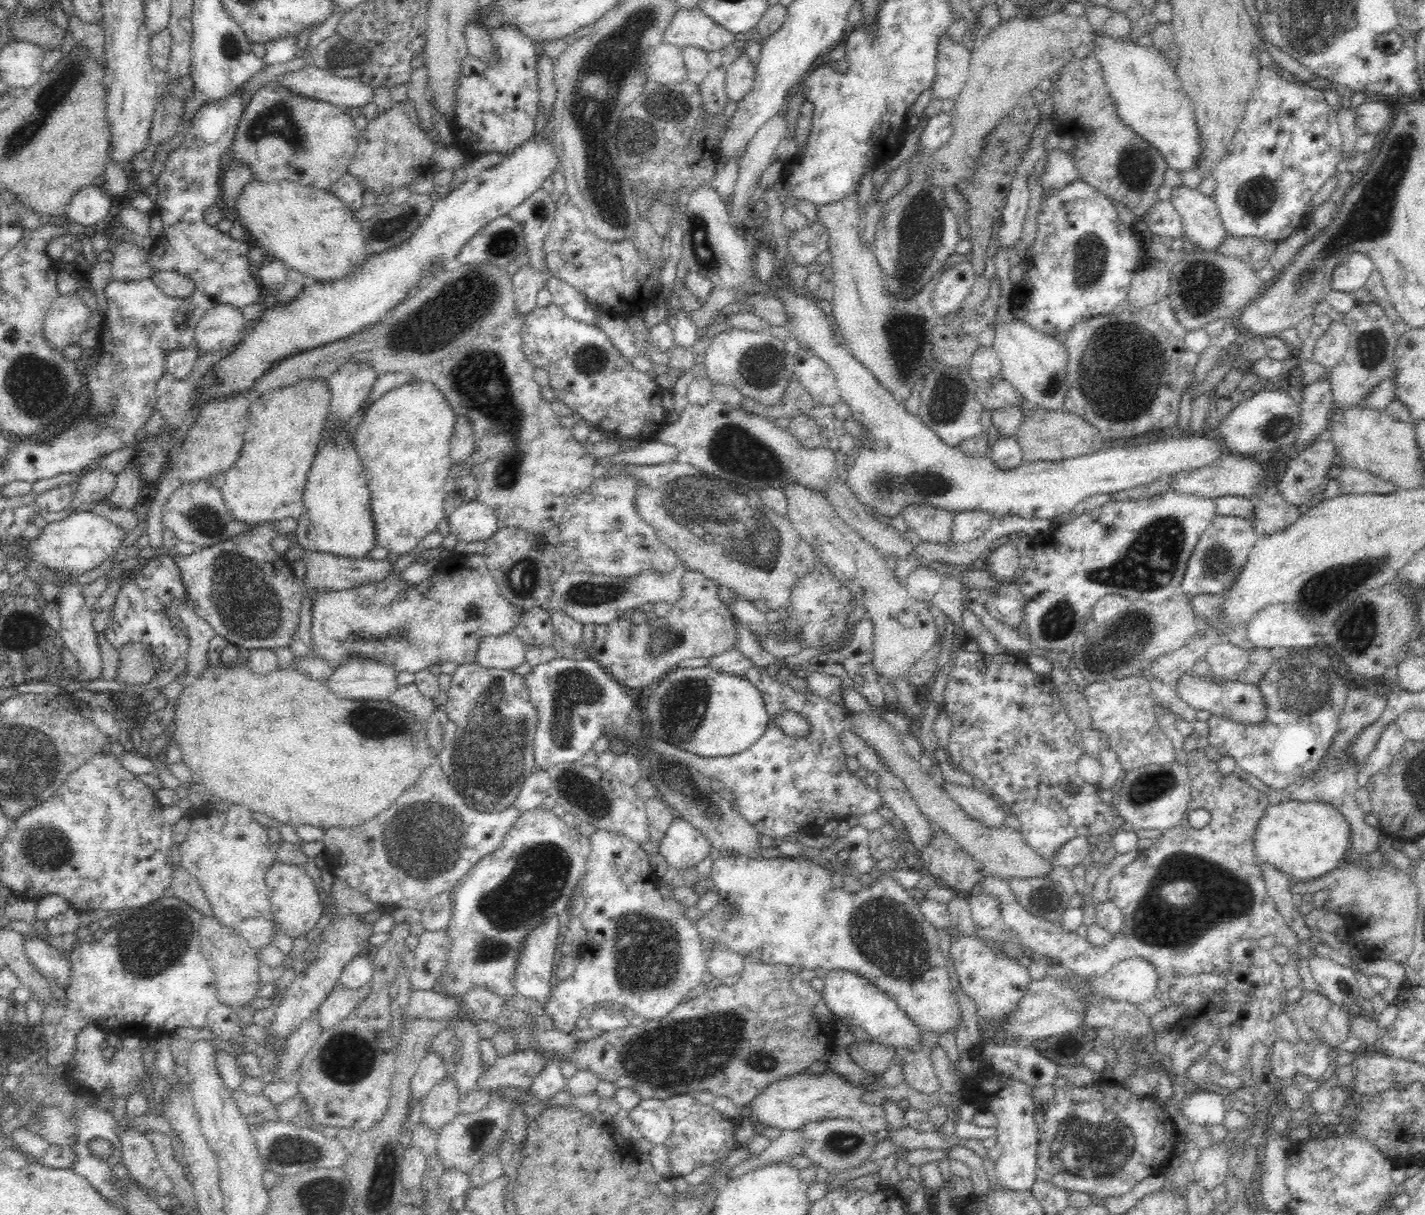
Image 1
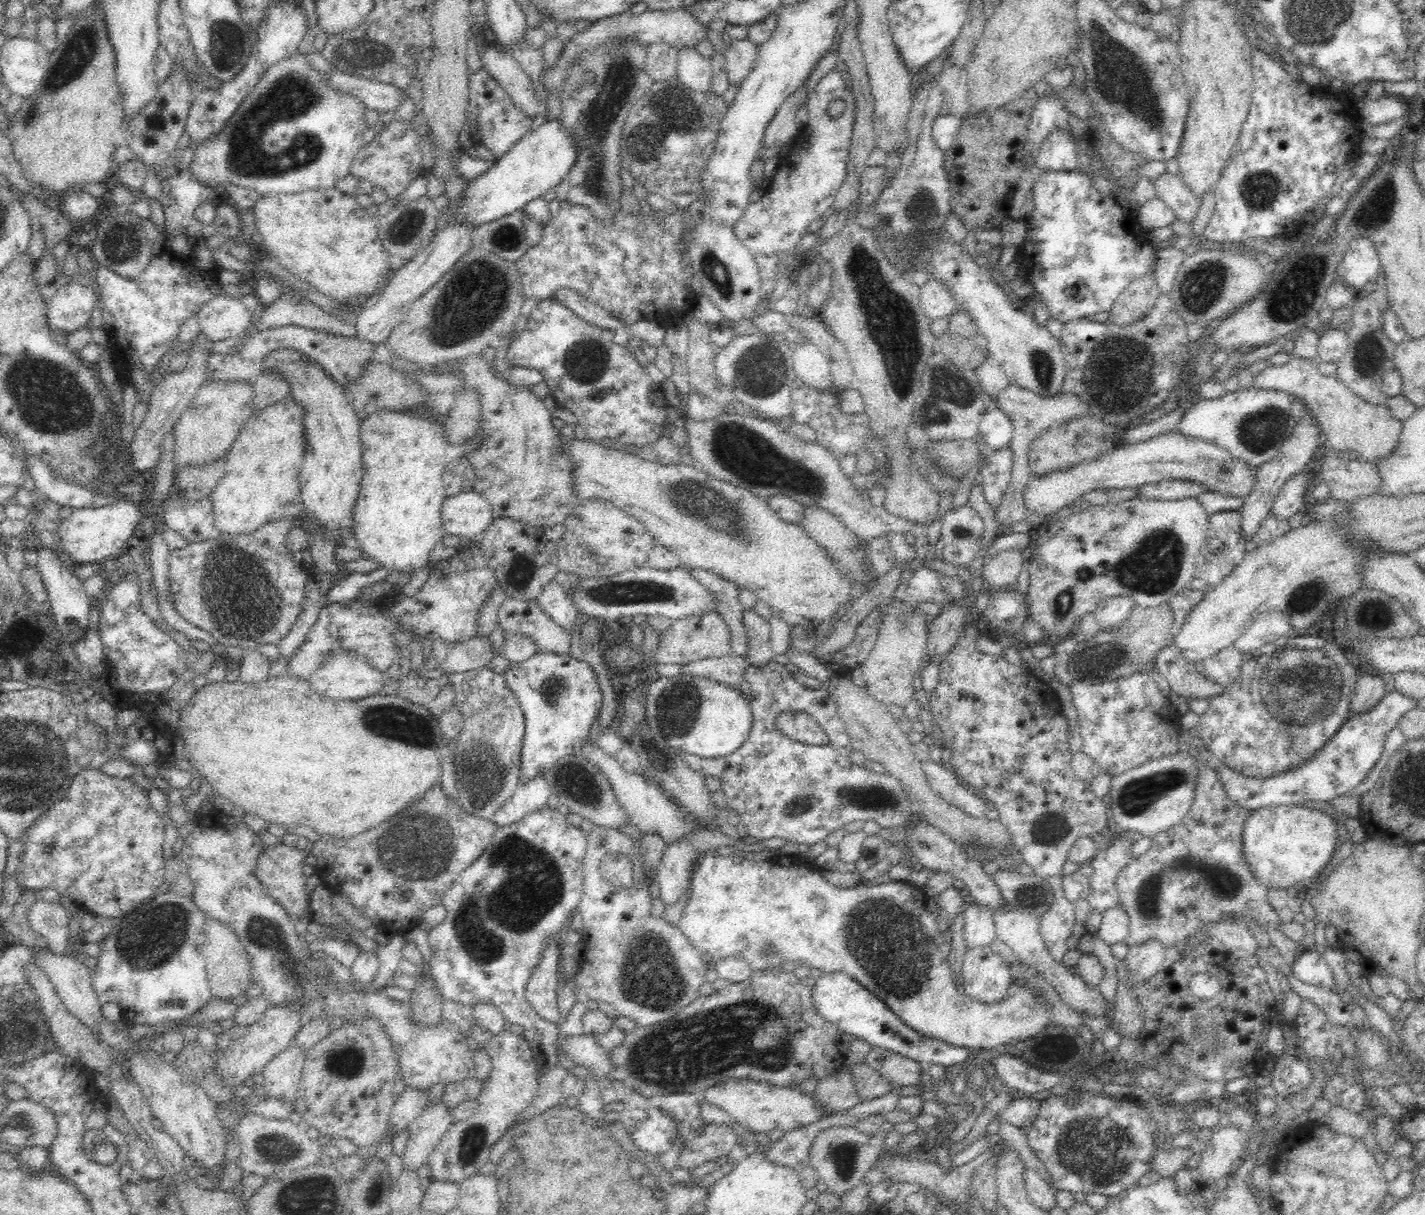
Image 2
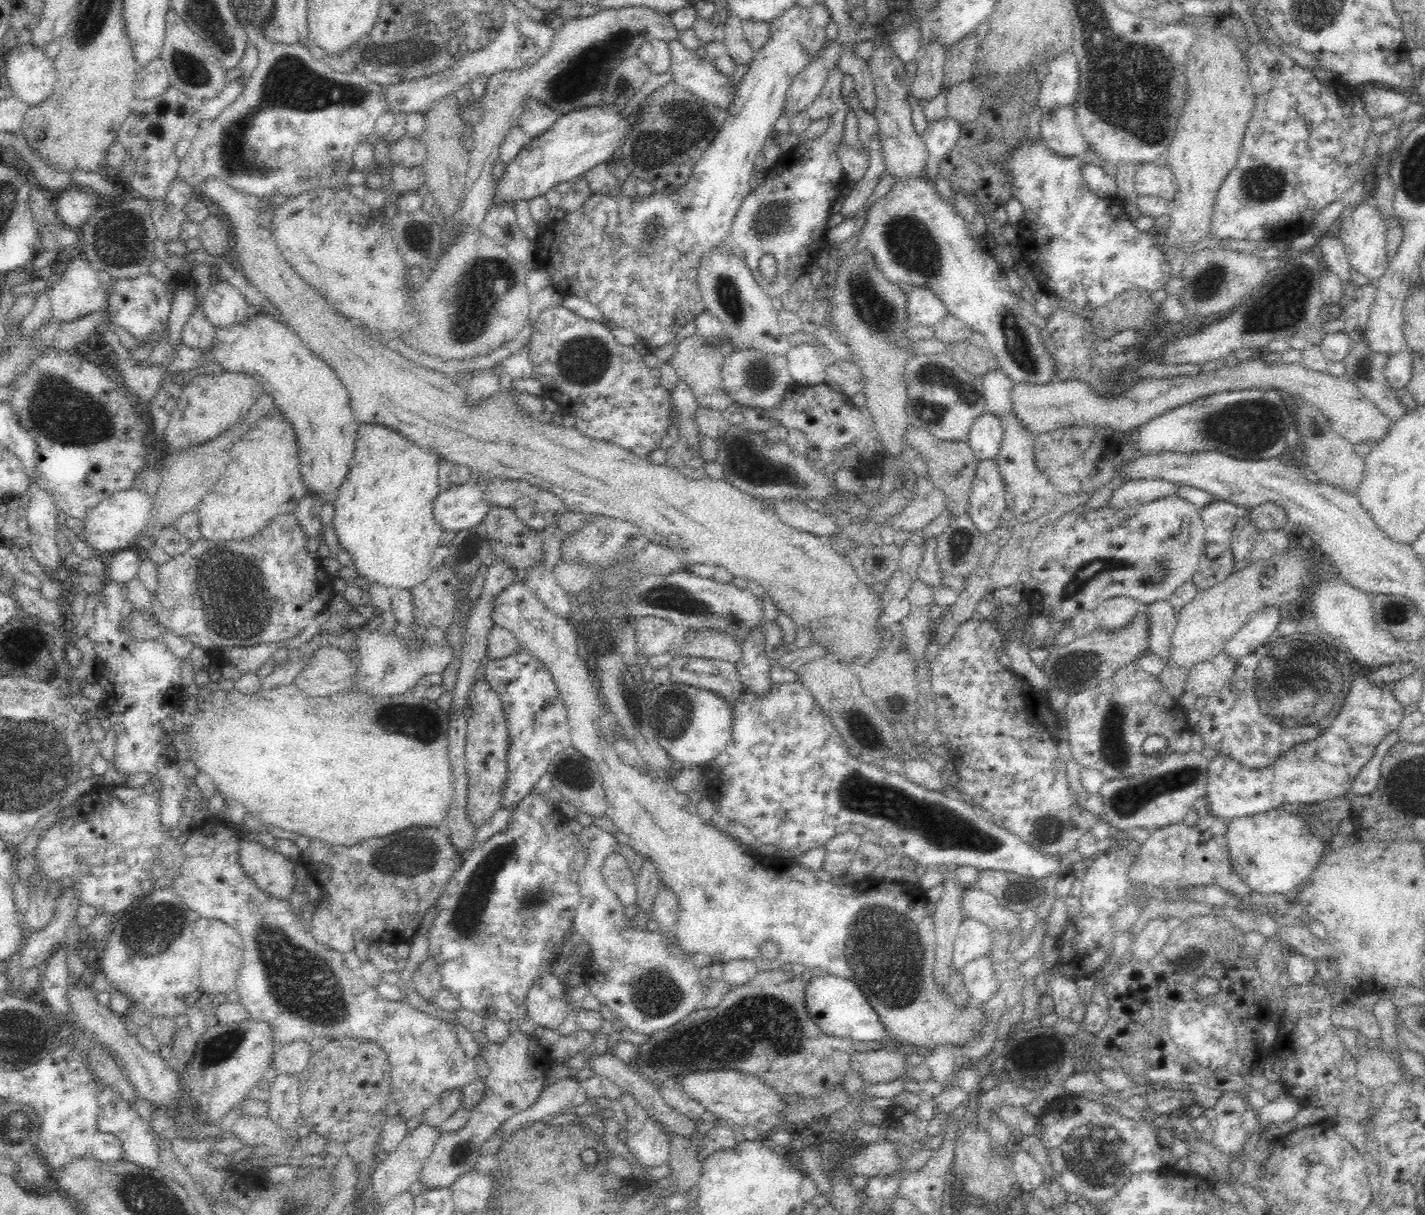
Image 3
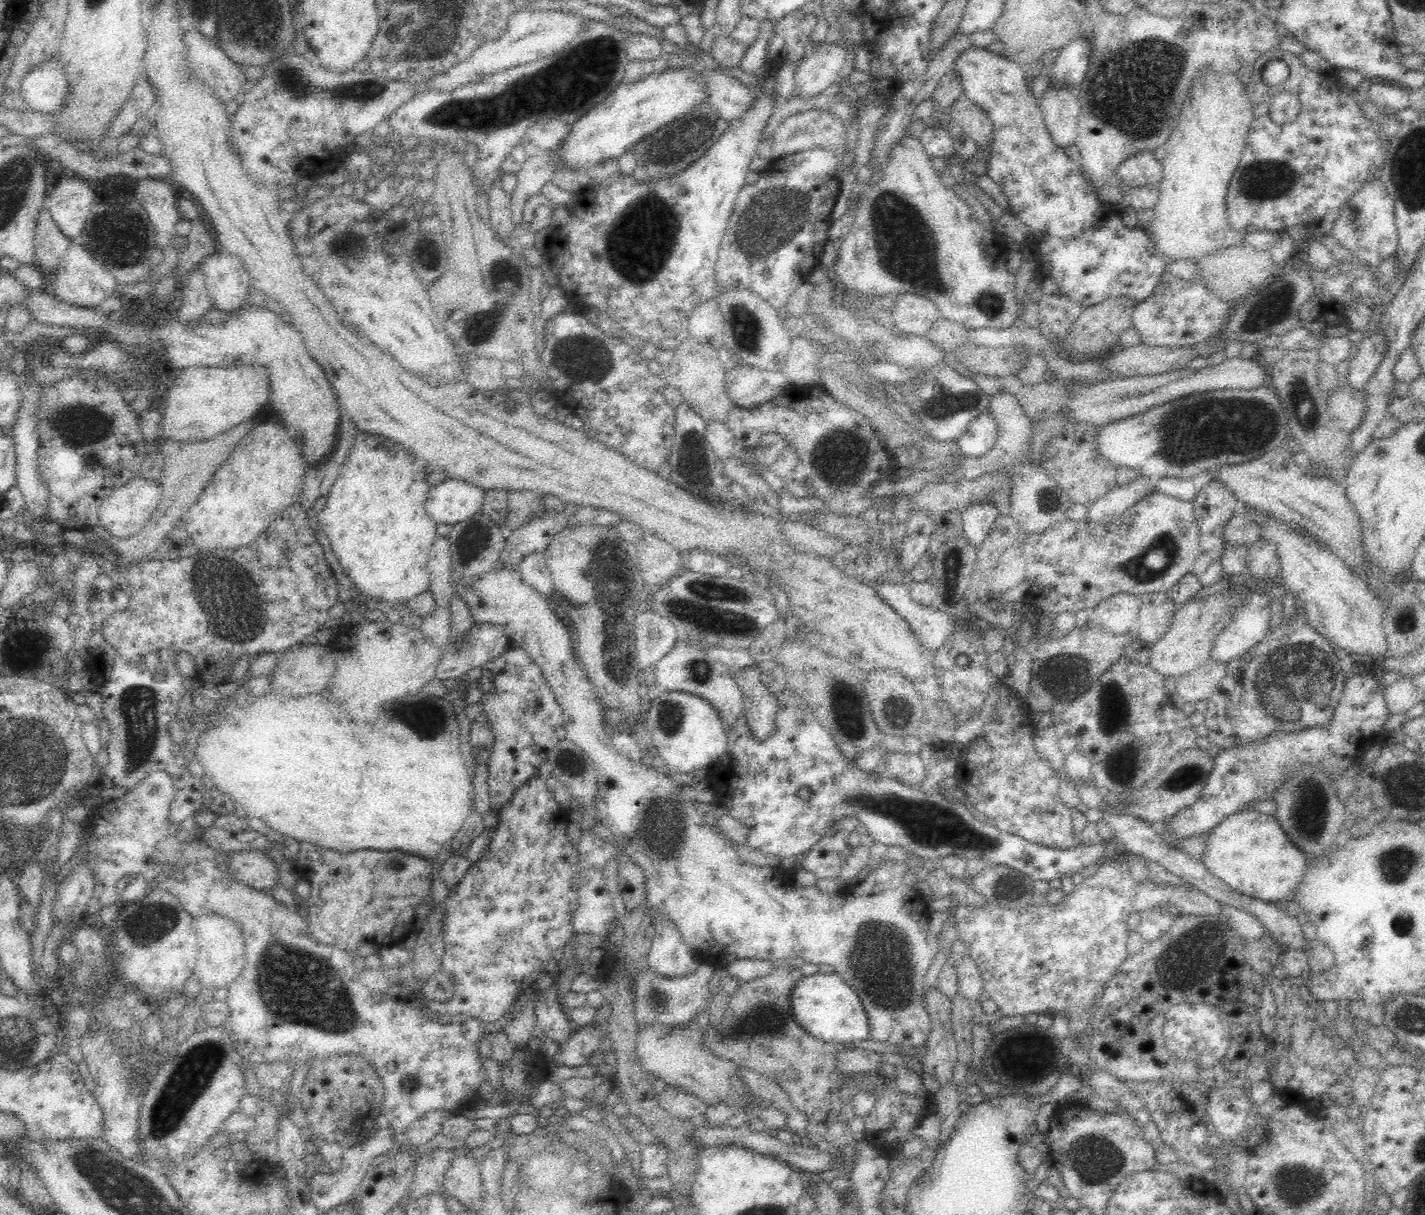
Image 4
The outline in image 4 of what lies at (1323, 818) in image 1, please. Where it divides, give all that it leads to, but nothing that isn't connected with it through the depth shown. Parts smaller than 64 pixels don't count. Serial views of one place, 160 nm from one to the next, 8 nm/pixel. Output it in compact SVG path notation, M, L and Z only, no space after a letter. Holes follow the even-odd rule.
M1255 808L1227 816L1206 834L1204 845L1206 848L1202 852L1200 862L1215 878L1220 878L1224 885L1243 896L1268 903L1275 903L1291 896L1300 885L1309 860L1292 841L1288 840L1274 815L1260 813Z

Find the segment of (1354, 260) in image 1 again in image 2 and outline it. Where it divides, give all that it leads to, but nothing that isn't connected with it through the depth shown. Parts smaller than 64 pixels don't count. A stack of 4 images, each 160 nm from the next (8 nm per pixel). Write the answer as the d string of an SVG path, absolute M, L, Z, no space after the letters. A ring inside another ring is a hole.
M1362 236L1362 238L1354 238L1346 248L1346 252L1344 252L1344 256L1337 266L1337 279L1353 291L1361 294L1365 291L1366 286L1372 285L1380 270L1380 257L1374 245L1368 237Z

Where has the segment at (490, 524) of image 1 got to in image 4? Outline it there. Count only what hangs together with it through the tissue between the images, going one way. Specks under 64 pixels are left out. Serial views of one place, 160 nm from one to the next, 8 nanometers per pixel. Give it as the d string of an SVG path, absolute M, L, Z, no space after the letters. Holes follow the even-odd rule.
M462 479L429 485L424 509L434 523L454 525L481 510L485 491Z

